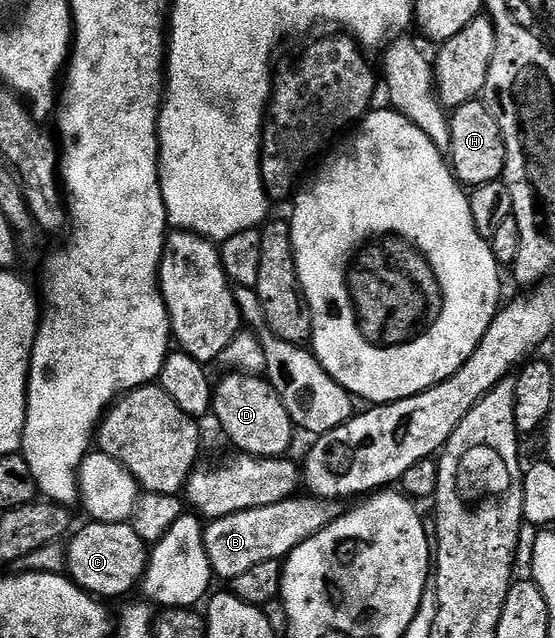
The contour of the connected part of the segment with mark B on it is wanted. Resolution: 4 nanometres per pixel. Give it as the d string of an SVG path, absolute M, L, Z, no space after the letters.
M295 494L289 500L276 502L272 506L260 506L256 510L244 510L219 520L211 520L204 528L204 543L210 567L213 568L215 577L223 576L223 581L229 582L250 570L252 566L260 566L260 562L285 561L290 552L296 550L296 546L308 542L308 538L320 534L320 530L339 520L343 511L343 505L339 501L322 500L319 496L309 494Z

